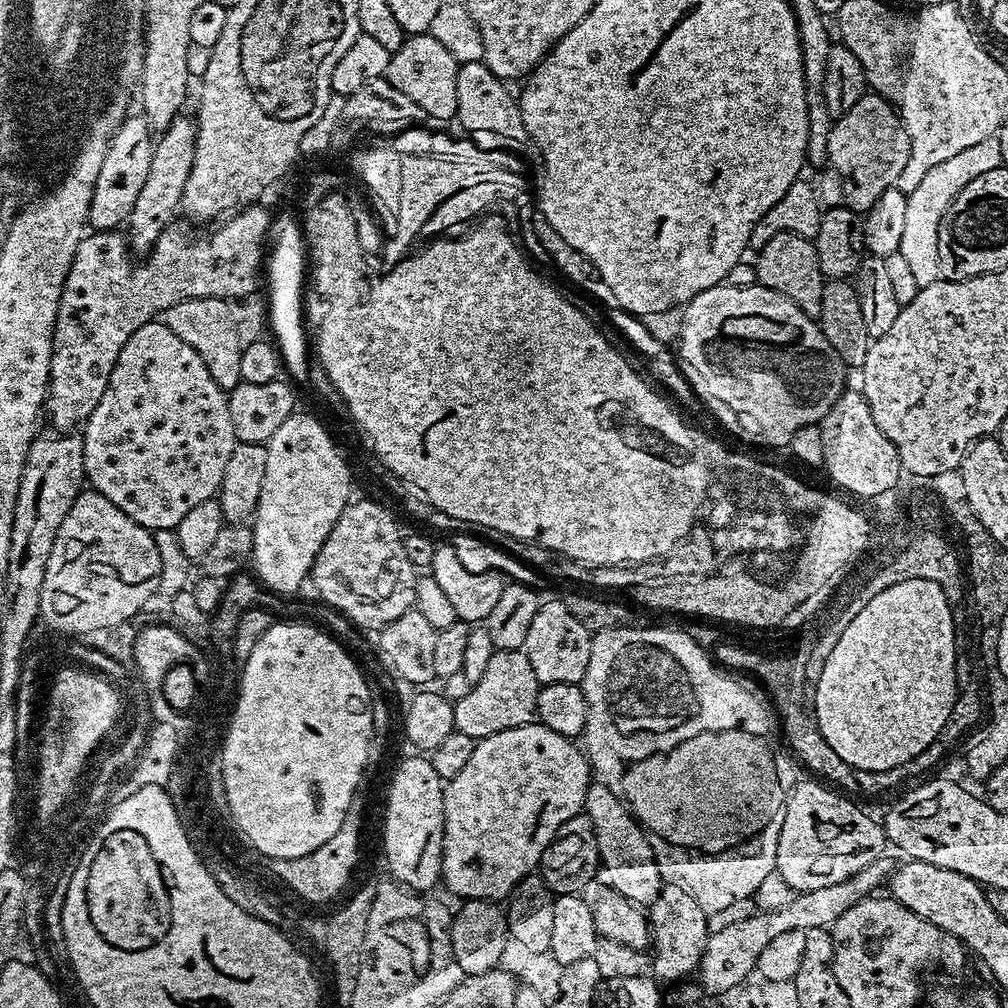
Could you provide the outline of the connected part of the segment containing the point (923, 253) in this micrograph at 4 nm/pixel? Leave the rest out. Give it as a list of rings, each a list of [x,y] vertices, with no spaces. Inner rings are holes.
[[[995,139],[987,140],[978,146],[970,146],[970,150],[962,150],[962,154],[954,154],[952,164],[948,164],[948,168],[940,168],[940,172],[936,172],[932,180],[924,179],[918,190],[908,194],[906,226],[902,229],[902,242],[898,251],[906,257],[917,286],[928,284],[940,276],[940,267],[936,261],[936,226],[944,205],[970,178],[978,178],[978,174],[986,174],[986,170],[999,167],[1000,155]]]

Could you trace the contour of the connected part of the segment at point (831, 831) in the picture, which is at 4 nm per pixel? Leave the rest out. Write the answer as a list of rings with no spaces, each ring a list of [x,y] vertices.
[[[800,780],[787,789],[784,798],[782,822],[778,822],[778,834],[772,843],[772,867],[770,872],[782,879],[794,892],[810,890],[814,886],[826,886],[834,878],[842,878],[848,870],[854,870],[860,862],[866,862],[870,854],[878,851],[876,844],[878,828],[871,824],[850,801],[839,796],[832,788],[819,784],[816,780]]]

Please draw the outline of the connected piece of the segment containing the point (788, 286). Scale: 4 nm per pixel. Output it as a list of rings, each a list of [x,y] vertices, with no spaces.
[[[782,234],[778,238],[770,238],[770,242],[755,253],[754,265],[759,287],[769,288],[774,294],[786,298],[786,302],[793,304],[807,320],[819,321],[822,286],[826,277],[822,274],[822,266],[818,266],[816,245],[809,237]]]

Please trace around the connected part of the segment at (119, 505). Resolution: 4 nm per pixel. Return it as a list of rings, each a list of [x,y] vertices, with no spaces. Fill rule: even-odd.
[[[145,322],[130,330],[112,363],[106,394],[78,437],[83,483],[93,497],[105,500],[122,518],[144,532],[157,534],[176,527],[190,510],[213,503],[237,442],[229,397],[214,386],[202,358],[164,323]]]

